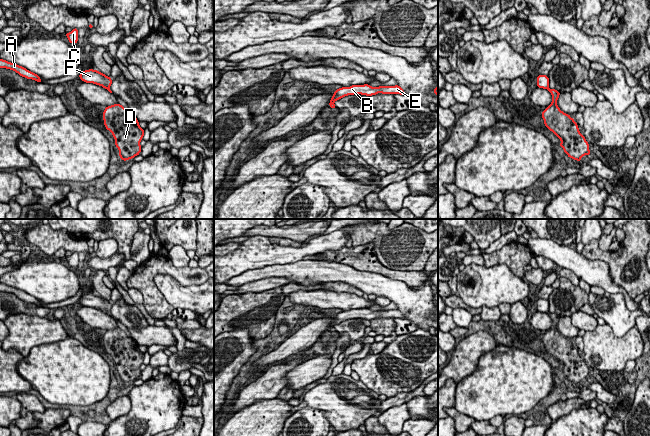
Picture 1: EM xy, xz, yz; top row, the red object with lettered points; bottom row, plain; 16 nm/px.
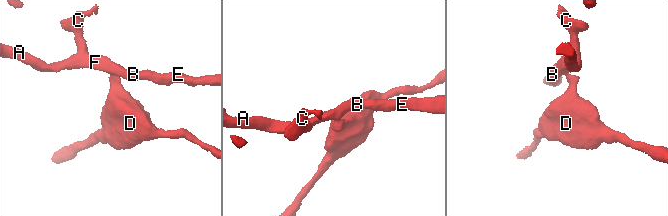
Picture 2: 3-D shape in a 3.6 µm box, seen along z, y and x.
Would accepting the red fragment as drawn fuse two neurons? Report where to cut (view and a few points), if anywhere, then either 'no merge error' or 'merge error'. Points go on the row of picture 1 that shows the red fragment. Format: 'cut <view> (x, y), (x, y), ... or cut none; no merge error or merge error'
cut xz (333, 103), (329, 105); merge error

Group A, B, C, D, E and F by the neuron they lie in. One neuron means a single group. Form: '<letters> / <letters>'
A B C E F / D

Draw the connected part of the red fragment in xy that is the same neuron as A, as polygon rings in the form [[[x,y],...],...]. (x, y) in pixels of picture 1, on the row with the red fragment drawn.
[[[0,59],[0,68],[6,68],[6,69],[13,70],[22,77],[25,77],[27,79],[32,79],[39,83],[42,83],[40,77],[37,74],[35,74],[35,73],[27,70],[26,68],[19,66],[15,63],[11,63],[6,60]]]

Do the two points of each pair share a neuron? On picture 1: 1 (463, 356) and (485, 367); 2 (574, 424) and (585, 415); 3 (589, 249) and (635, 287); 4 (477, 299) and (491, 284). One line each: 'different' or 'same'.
1: different
2: same
3: same
4: same

